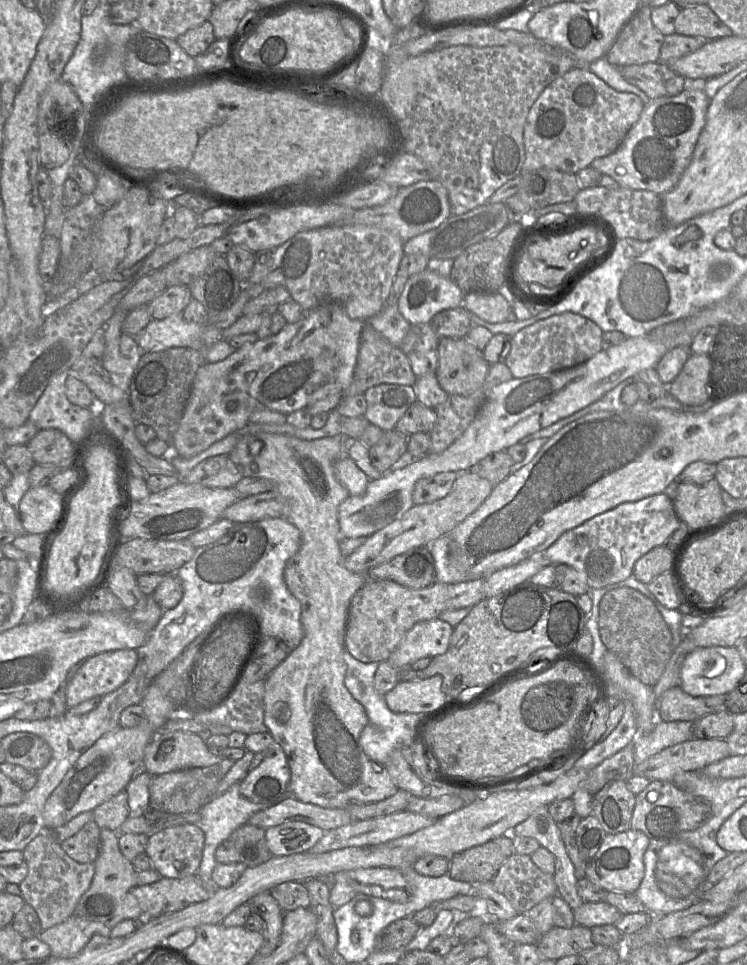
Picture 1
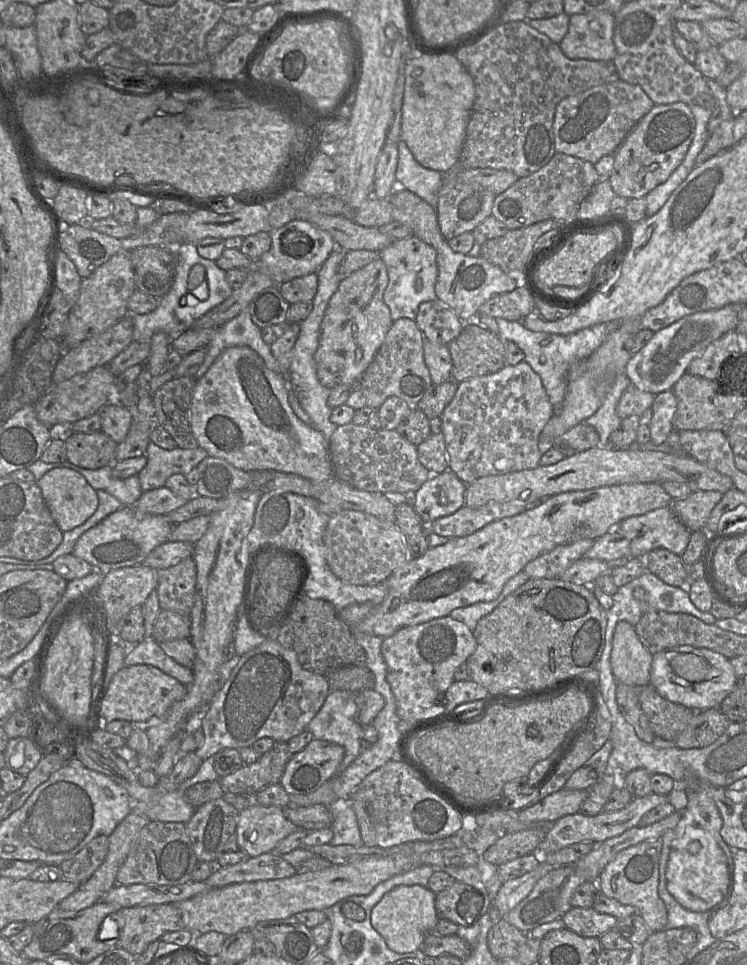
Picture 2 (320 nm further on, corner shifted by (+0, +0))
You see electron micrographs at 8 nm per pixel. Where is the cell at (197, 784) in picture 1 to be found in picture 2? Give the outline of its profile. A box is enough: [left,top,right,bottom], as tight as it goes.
[219,742,292,795]

